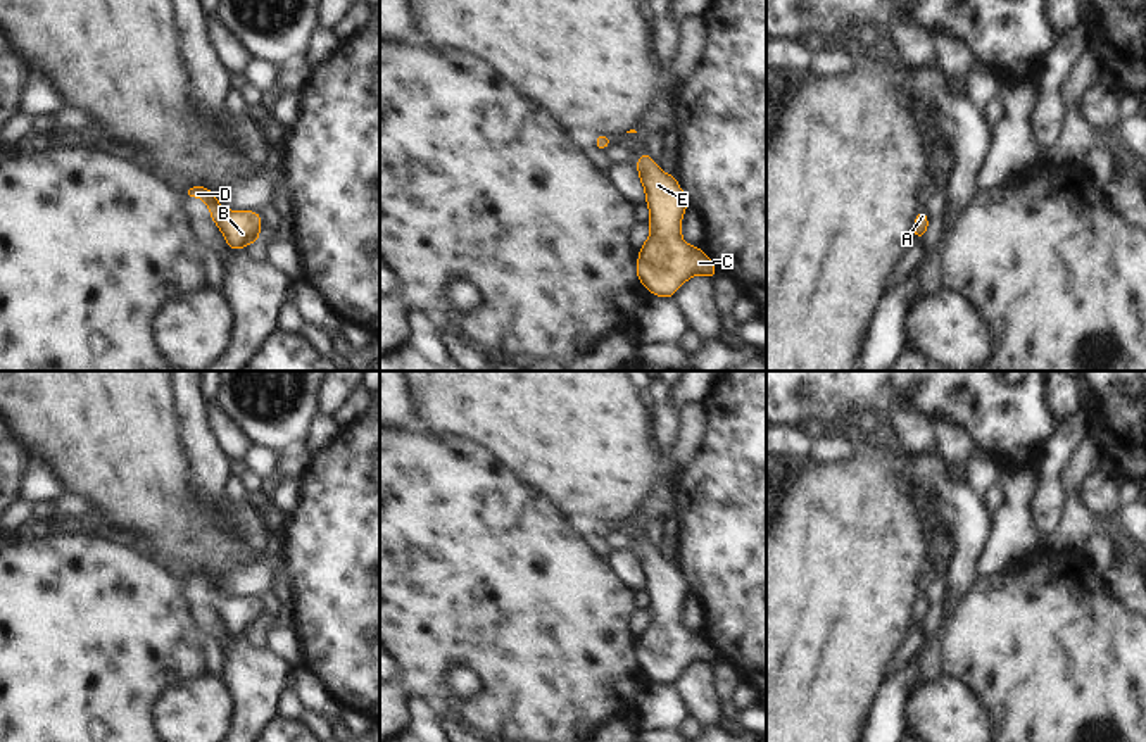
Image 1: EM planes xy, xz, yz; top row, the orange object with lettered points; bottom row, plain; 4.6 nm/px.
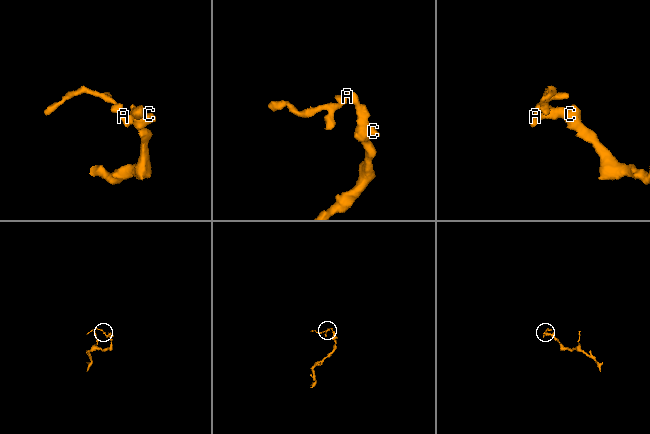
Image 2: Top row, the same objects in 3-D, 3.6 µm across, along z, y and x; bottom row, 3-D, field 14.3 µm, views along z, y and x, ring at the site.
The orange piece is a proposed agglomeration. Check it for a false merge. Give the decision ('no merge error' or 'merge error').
no merge error

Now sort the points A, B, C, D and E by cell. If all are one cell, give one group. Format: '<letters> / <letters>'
A B C D E

